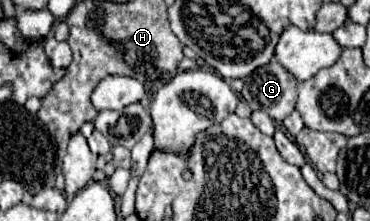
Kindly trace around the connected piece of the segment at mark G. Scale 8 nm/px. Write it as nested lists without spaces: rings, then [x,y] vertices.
[[[272,59],[244,77],[242,97],[252,109],[266,111],[274,121],[286,119],[296,105],[296,79]]]

